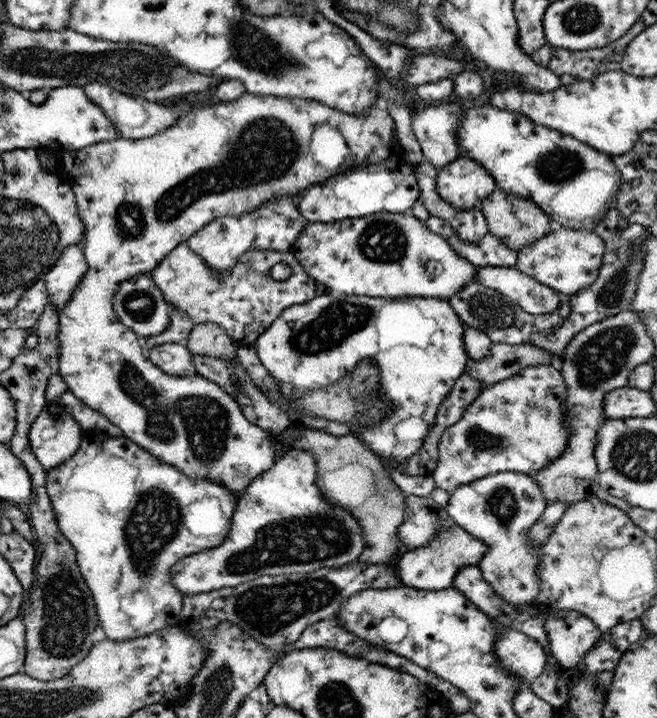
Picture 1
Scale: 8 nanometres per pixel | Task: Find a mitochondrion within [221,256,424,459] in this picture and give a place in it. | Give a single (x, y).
(338, 321)

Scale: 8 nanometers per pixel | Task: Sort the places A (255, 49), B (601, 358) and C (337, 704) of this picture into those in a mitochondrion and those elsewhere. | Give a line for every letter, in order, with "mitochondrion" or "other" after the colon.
A: mitochondrion
B: mitochondrion
C: mitochondrion

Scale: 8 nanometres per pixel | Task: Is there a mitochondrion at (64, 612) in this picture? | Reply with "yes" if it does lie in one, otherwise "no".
yes

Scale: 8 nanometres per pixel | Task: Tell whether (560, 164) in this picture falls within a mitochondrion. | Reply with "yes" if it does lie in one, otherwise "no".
yes

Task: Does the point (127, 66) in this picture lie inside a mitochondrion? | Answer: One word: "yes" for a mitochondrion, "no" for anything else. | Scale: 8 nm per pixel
yes

